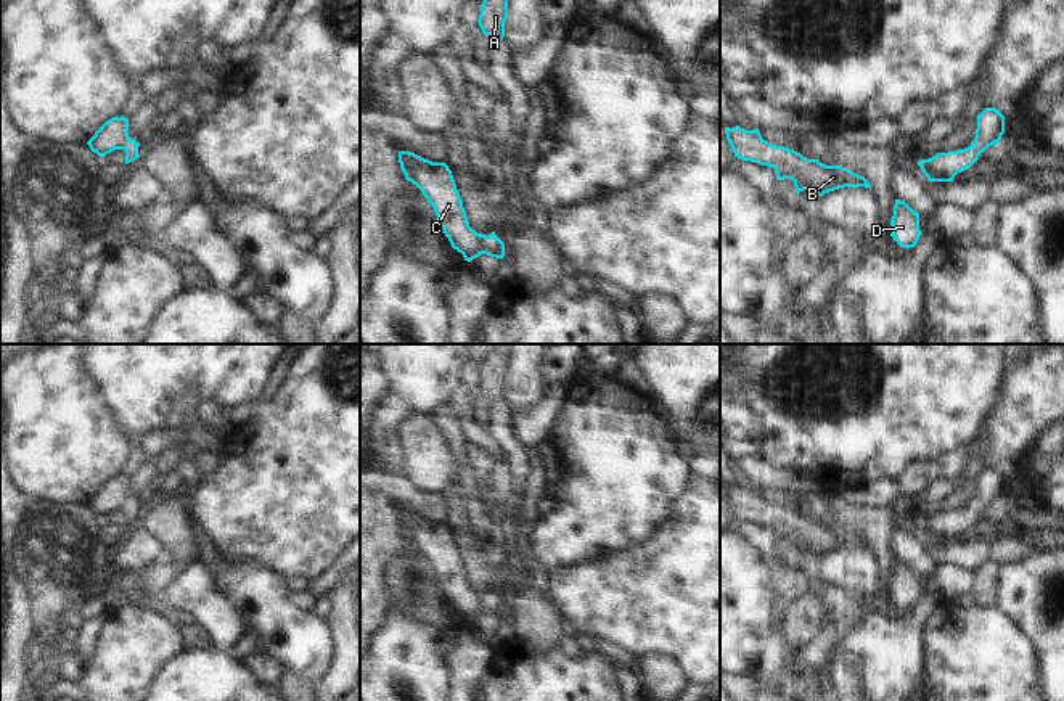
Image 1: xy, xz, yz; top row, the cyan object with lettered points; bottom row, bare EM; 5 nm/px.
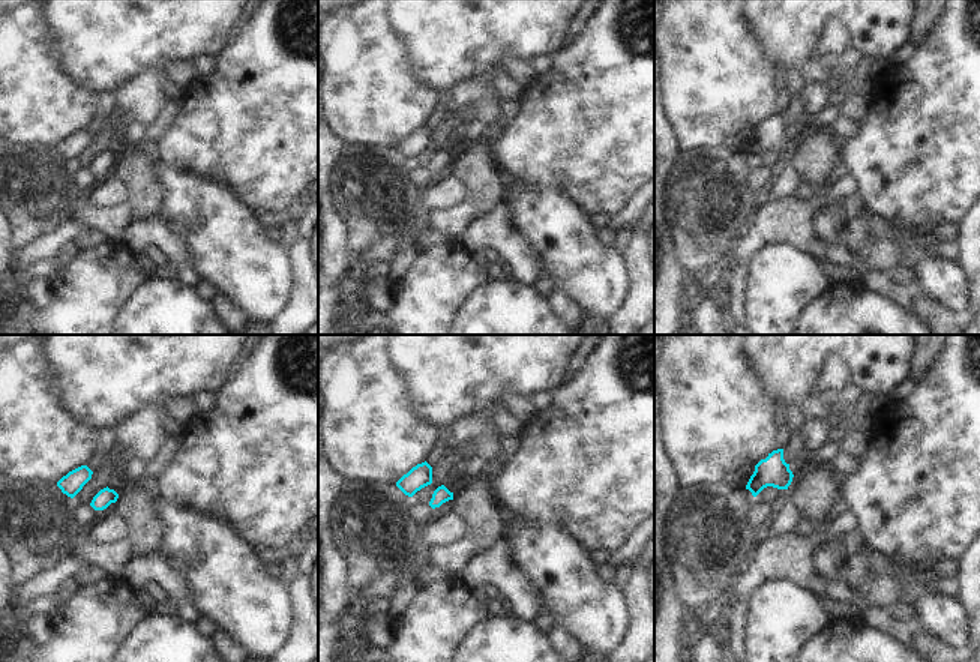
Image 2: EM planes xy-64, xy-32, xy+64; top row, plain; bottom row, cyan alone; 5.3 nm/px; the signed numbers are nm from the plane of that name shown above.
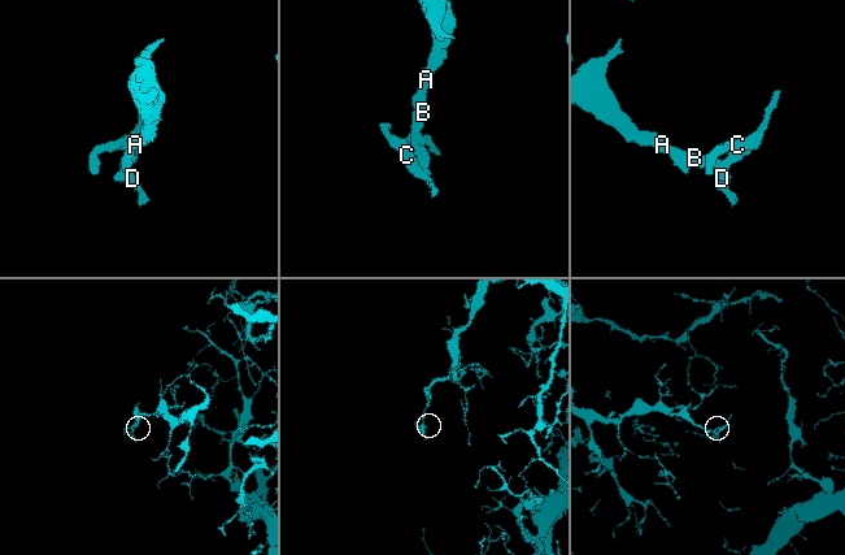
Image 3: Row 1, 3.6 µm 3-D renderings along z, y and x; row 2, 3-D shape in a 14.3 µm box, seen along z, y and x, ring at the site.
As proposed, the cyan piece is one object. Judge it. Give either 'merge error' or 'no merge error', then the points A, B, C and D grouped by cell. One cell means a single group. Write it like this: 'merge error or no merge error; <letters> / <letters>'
no merge error; A B C D

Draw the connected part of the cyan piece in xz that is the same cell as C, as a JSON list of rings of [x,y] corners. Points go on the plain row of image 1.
[[[399,511],[400,529],[431,563],[437,580],[453,609],[471,622],[481,614],[503,619],[505,603],[492,592],[489,596],[469,587],[452,531],[445,523],[432,523],[410,511]]]

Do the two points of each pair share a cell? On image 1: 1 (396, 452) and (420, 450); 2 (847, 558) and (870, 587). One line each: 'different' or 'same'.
1: different
2: same

